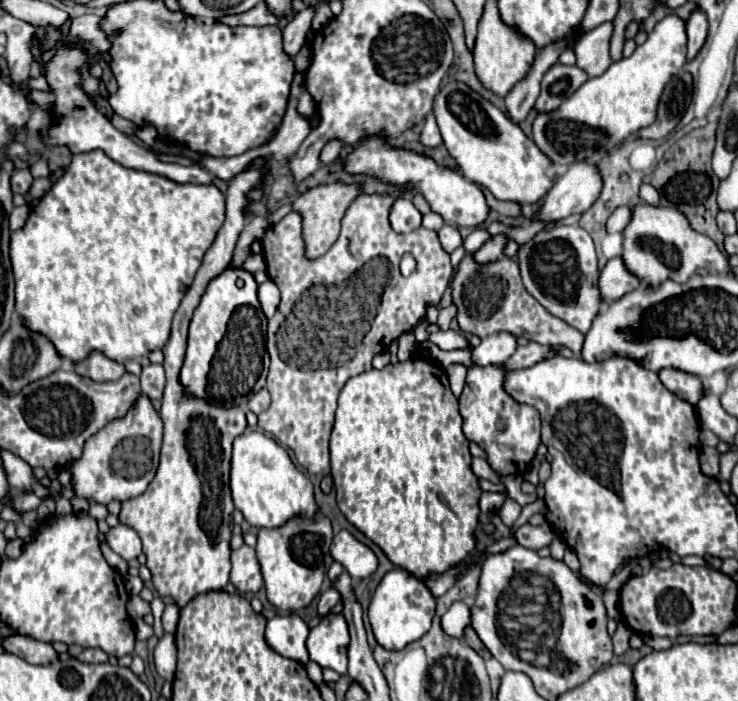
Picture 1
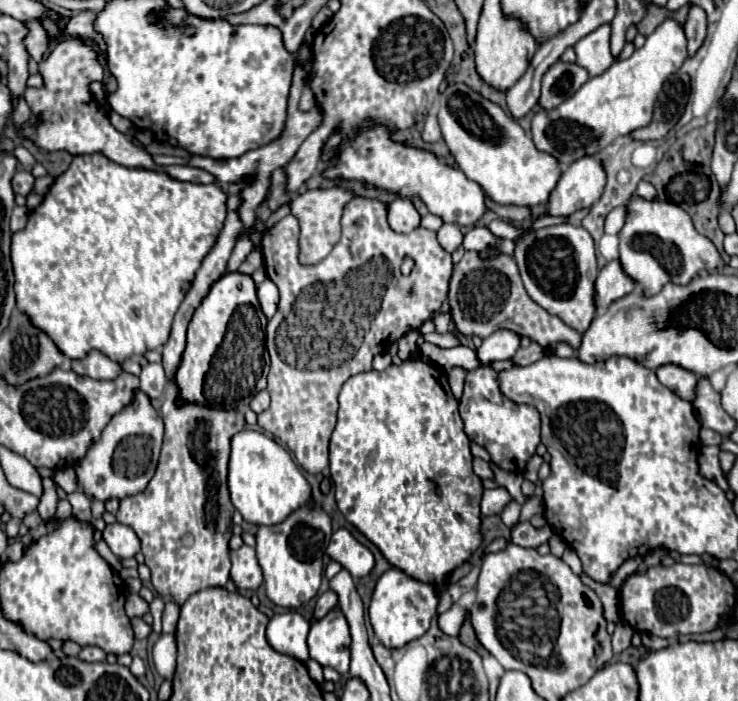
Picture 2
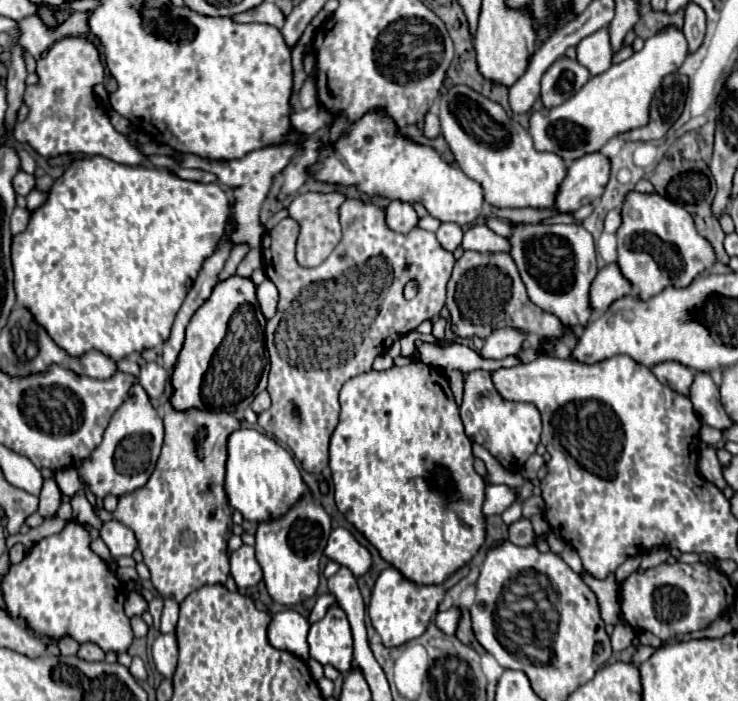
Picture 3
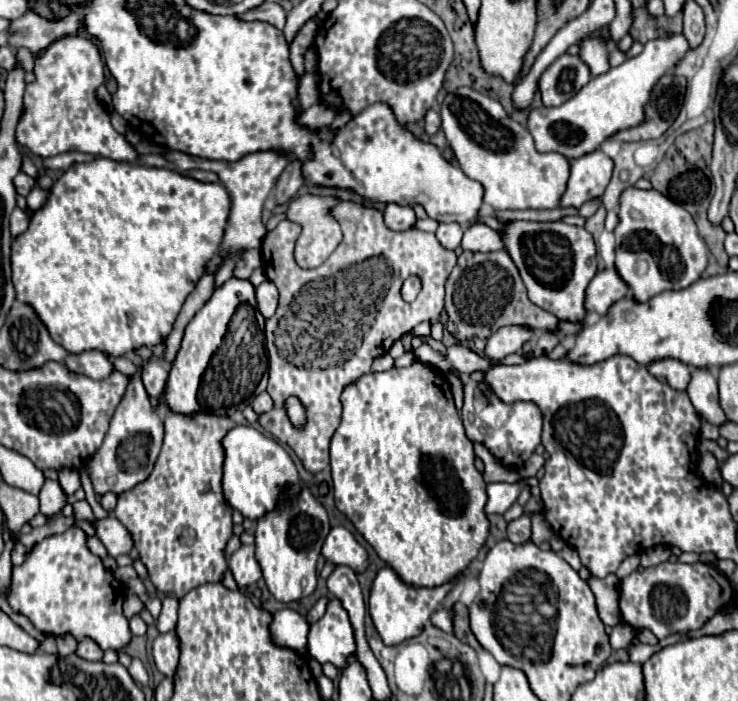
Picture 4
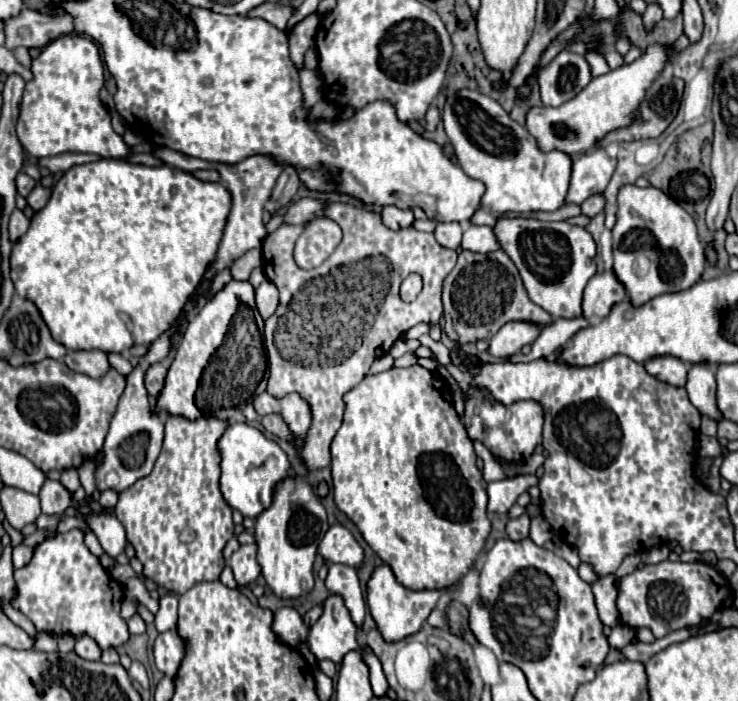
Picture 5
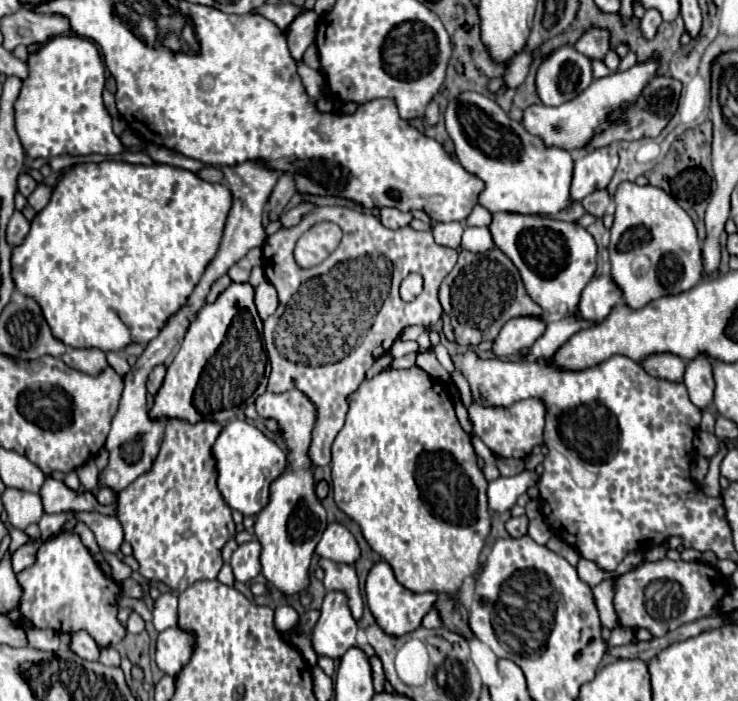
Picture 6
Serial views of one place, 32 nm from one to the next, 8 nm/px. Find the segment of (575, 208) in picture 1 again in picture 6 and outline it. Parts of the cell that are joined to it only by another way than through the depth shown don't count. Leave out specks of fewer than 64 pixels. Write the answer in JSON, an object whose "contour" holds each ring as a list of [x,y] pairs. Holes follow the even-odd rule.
{"contour":[[[610,146],[586,152],[576,158],[572,178],[572,200],[580,202],[584,196],[598,188],[606,188],[618,166],[618,154],[610,154]]]}

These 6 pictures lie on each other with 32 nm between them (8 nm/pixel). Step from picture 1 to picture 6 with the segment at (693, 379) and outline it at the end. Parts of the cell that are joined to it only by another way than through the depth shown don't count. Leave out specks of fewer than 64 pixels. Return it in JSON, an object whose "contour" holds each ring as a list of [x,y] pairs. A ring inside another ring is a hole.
{"contour":[[[652,354],[644,360],[640,360],[640,366],[654,378],[666,378],[680,382],[684,376],[684,360],[676,354]]]}

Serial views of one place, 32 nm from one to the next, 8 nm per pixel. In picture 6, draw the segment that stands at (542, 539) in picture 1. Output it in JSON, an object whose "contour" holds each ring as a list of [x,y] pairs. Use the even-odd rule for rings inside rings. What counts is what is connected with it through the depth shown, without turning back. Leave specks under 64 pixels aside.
{"contour":[[[512,516],[508,518],[506,522],[506,530],[512,538],[520,538],[526,534],[526,528],[528,528],[528,518],[526,516]]]}

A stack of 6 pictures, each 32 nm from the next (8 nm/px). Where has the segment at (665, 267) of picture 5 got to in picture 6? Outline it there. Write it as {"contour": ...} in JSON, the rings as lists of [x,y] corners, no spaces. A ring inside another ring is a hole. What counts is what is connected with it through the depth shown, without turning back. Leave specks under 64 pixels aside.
{"contour":[[[622,182],[614,192],[614,204],[616,212],[608,242],[610,276],[628,308],[644,308],[644,304],[660,296],[686,292],[702,280],[700,240],[694,222],[672,196],[652,184],[638,186],[636,182]]]}

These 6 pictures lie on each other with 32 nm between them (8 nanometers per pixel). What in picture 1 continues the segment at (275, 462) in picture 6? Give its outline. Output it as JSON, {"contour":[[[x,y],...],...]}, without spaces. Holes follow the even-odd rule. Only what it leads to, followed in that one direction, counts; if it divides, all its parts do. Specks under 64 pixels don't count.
{"contour":[[[244,432],[234,440],[230,492],[234,506],[244,514],[244,520],[256,528],[276,528],[294,514],[314,516],[318,510],[312,482],[294,466],[286,450],[262,432]]]}

